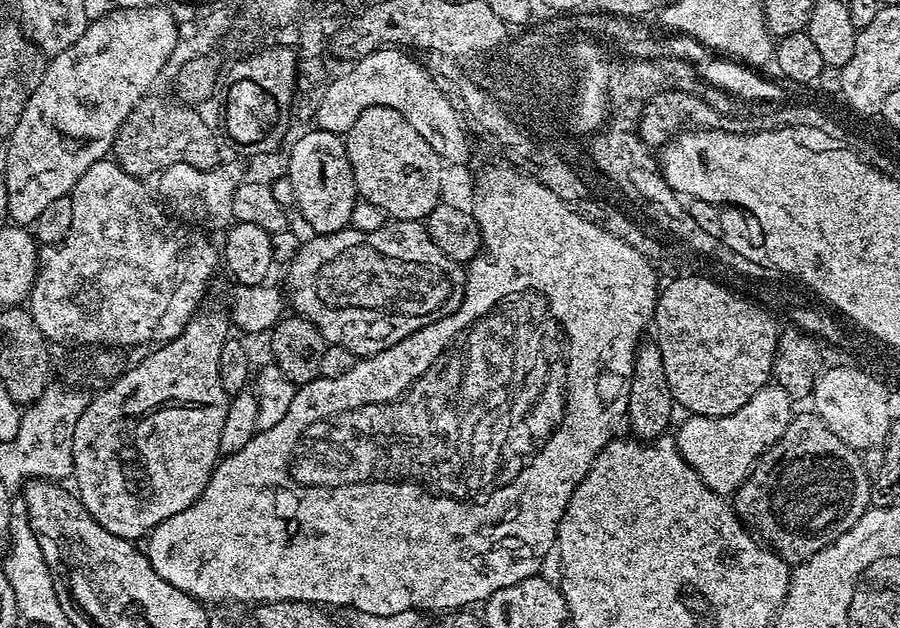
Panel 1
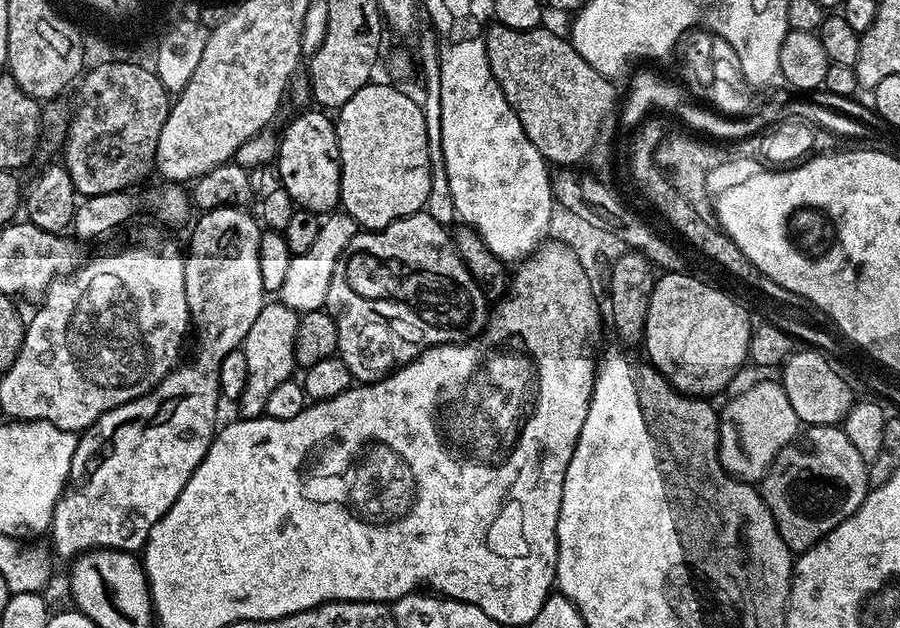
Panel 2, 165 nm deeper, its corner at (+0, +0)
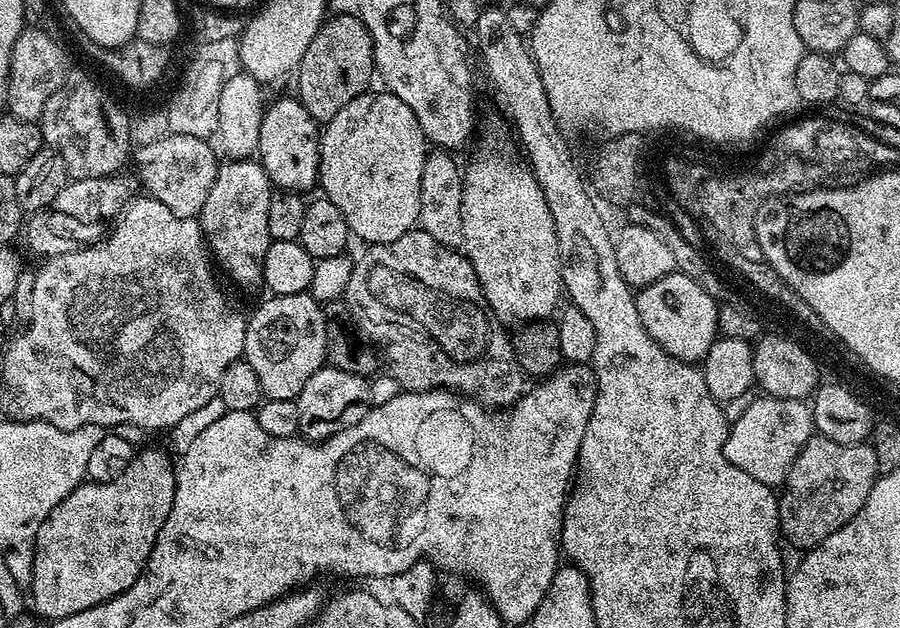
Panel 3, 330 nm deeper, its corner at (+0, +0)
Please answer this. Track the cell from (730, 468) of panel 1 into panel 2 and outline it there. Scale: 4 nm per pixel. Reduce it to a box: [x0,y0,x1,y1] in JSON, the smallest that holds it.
[720,380,801,482]

